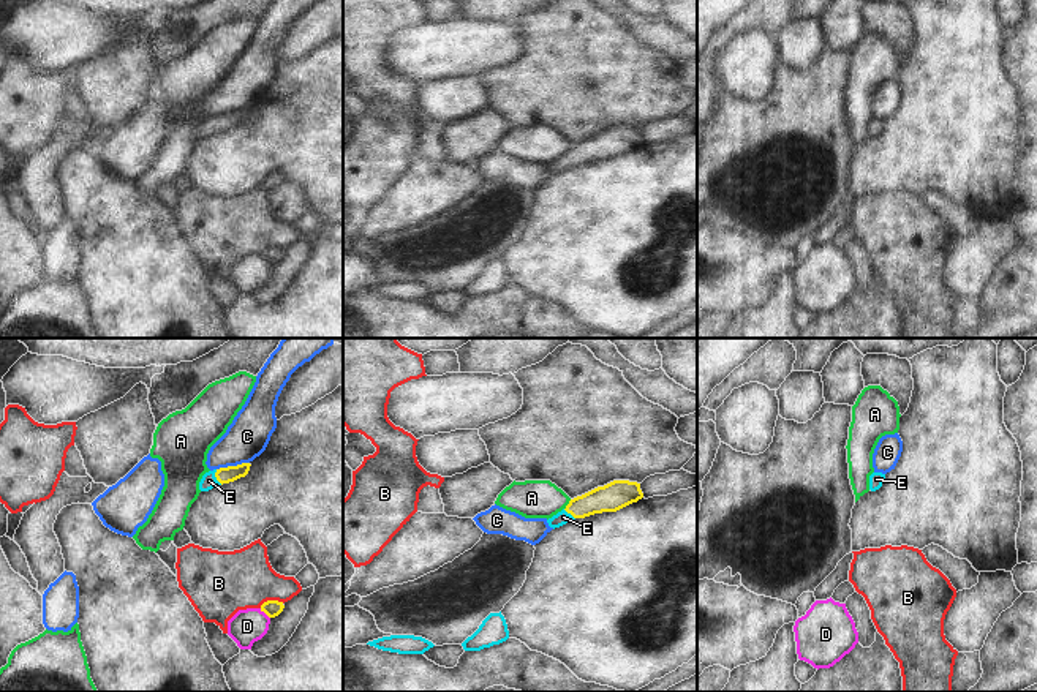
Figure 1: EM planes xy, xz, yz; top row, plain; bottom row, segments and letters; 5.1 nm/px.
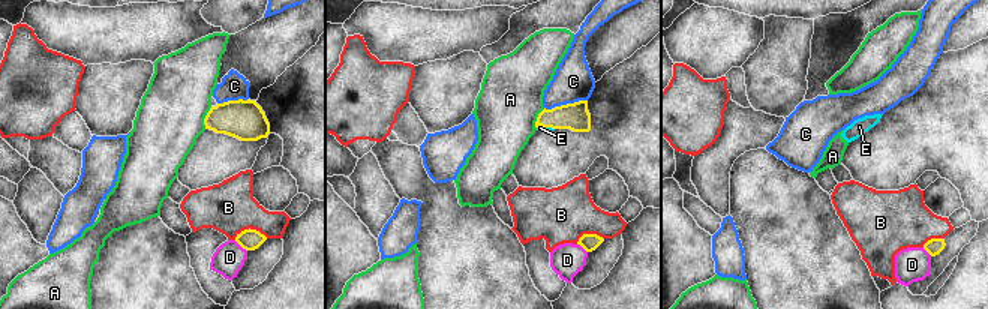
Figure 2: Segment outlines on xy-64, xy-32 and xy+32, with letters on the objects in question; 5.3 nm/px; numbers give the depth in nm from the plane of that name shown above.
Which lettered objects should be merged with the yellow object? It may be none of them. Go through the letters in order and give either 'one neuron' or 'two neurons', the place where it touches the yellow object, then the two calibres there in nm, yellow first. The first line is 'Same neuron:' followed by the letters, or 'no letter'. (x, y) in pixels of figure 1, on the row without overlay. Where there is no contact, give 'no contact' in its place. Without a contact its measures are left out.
Same neuron: E
A: two neurons; meets yellow in xz at (568, 150); 140 nm thick on the yellow side, 190 nm on the other
B: two neurons; meets yellow in xy at (271, 247); 90 nm thick on the yellow side, 320 nm on the other
C: two neurons; meets yellow in xy at (233, 112); 80 nm thick on the yellow side, 220 nm on the other
D: two neurons; meets yellow in xy at (264, 258); 90 nm thick on the yellow side, 180 nm on the other
E: one neuron; meets yellow in xy at (215, 122); 80 nm thick on the yellow side, 80 nm on the other

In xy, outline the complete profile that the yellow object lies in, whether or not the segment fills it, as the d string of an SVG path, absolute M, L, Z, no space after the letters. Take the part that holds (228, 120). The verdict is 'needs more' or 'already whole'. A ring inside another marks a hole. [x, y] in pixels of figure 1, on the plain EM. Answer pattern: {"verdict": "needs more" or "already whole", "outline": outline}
{"verdict": "needs more", "outline": "M242 109L237 112L228 112L228 114L209 117L202 122L202 125L199 128L199 136L209 137L209 136L217 134L223 130L229 130L240 123L245 123L250 117L250 112L251 112L250 109Z"}

